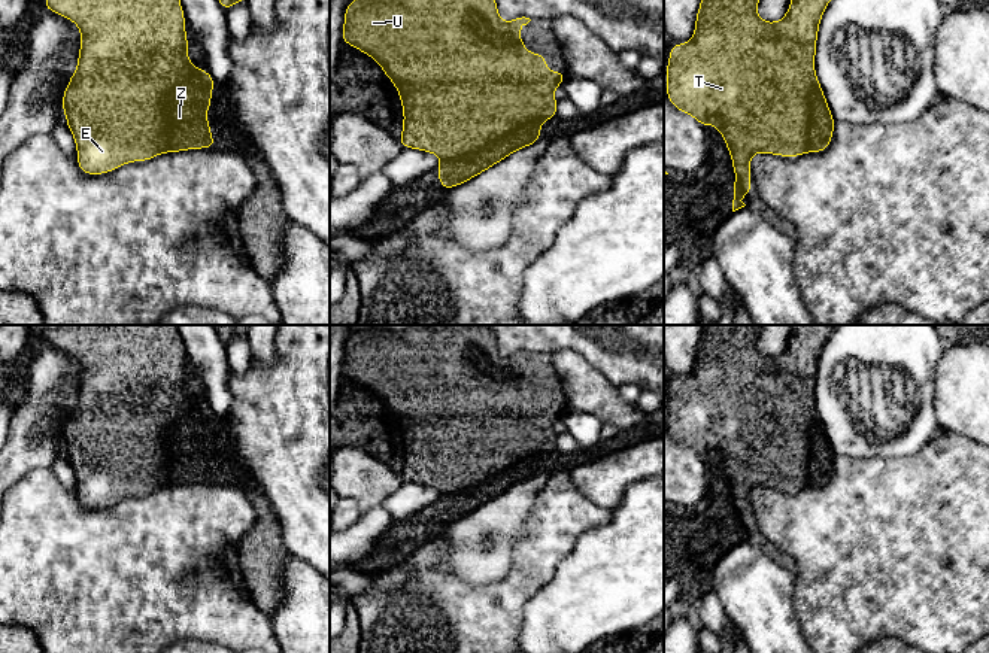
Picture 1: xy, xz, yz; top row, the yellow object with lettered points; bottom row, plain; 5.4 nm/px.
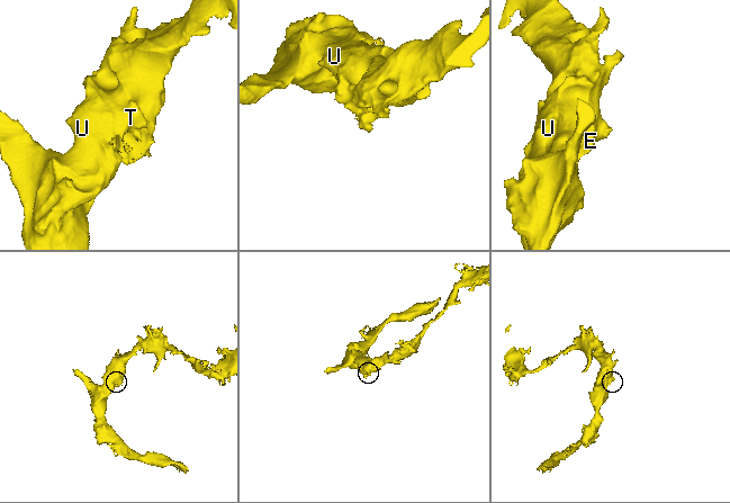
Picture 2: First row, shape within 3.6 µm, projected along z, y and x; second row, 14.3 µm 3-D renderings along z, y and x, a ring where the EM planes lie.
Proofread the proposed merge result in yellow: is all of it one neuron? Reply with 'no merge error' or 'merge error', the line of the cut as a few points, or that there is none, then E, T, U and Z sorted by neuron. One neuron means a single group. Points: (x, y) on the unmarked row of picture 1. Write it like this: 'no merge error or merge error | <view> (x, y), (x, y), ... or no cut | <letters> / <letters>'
merge error | xz (545, 453), (524, 456), (478, 483), (442, 494) | E T U / Z

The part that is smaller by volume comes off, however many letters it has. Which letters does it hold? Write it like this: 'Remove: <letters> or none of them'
Remove: Z

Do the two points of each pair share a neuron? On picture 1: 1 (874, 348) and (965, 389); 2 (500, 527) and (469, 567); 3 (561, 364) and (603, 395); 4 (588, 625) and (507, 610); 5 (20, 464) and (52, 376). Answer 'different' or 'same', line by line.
1: different
2: same
3: same
4: different
5: same

